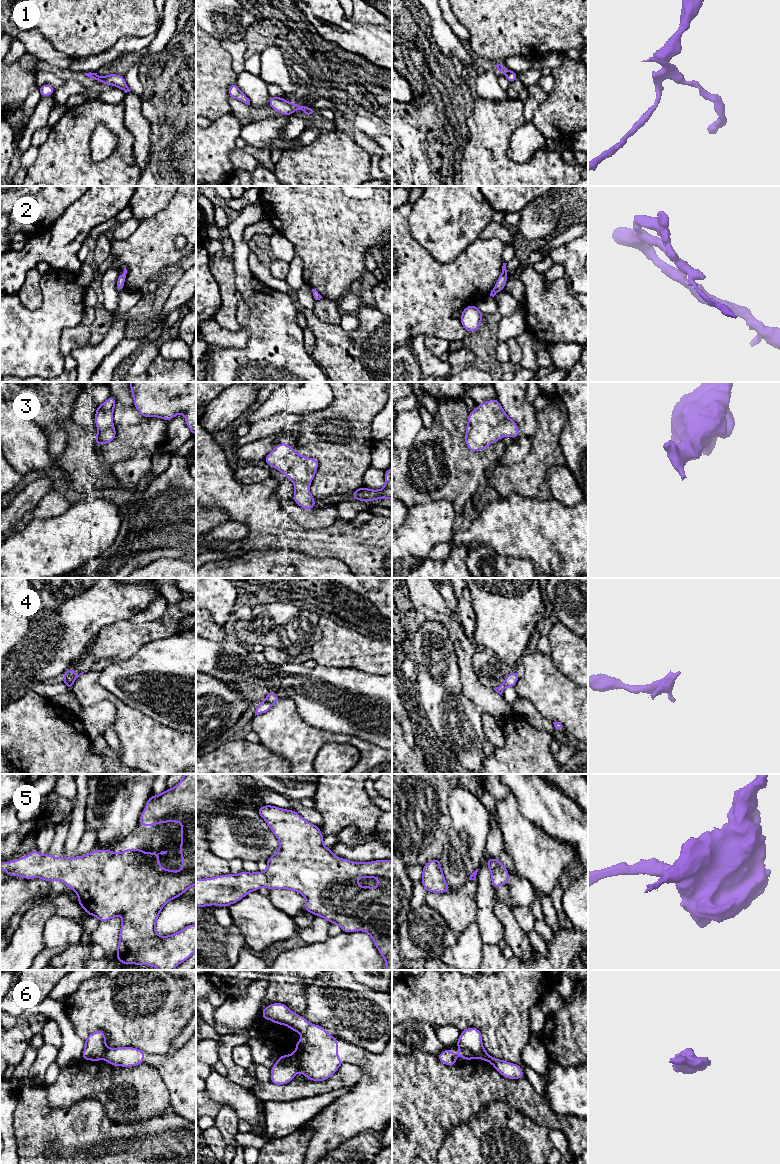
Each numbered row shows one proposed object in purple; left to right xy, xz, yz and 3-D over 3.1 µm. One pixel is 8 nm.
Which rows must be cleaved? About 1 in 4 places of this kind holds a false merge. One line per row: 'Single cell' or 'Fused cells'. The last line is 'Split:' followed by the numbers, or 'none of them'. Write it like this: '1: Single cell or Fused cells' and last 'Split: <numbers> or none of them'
1: Single cell
2: Single cell
3: Single cell
4: Fused cells
5: Single cell
6: Fused cells
Split: 4, 6

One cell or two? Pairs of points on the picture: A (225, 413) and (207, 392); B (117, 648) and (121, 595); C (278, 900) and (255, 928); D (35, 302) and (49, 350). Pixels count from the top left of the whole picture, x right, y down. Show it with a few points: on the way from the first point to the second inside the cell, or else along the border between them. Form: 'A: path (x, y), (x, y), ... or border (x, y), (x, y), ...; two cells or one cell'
A: border (221, 392), (206, 406); two cells
B: border (128, 619), (107, 624), (98, 631); two cells
C: border (267, 896), (277, 908), (293, 917); two cells
D: border (17, 295), (31, 310), (37, 309), (43, 301); two cells

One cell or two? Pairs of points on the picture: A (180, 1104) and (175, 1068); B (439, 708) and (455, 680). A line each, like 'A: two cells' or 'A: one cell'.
A: one cell
B: one cell

